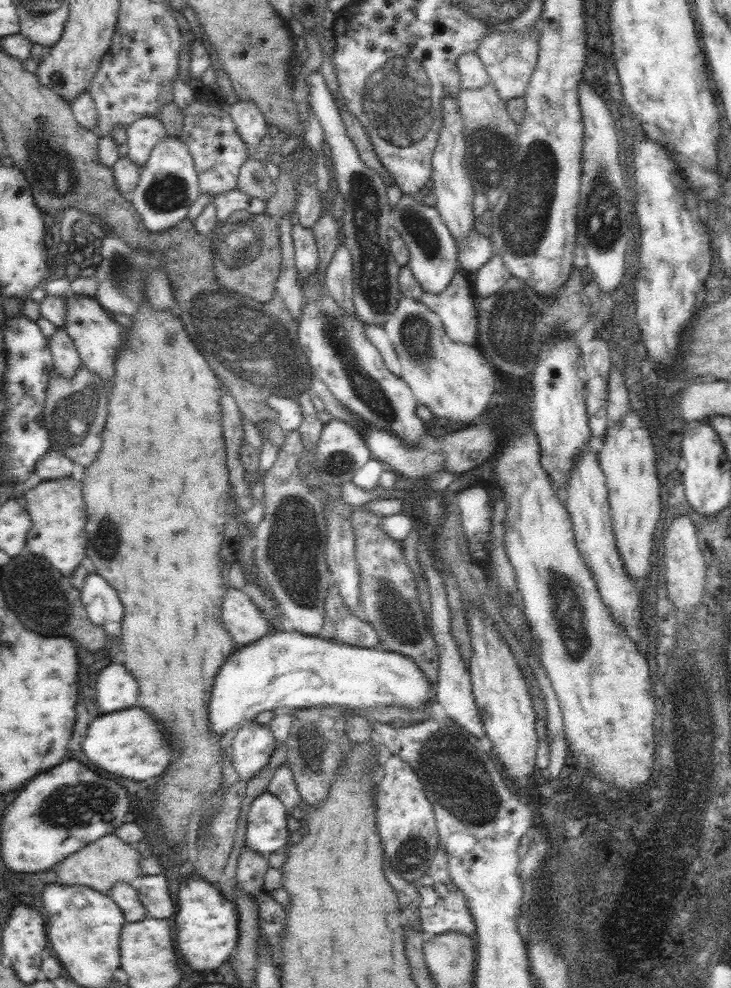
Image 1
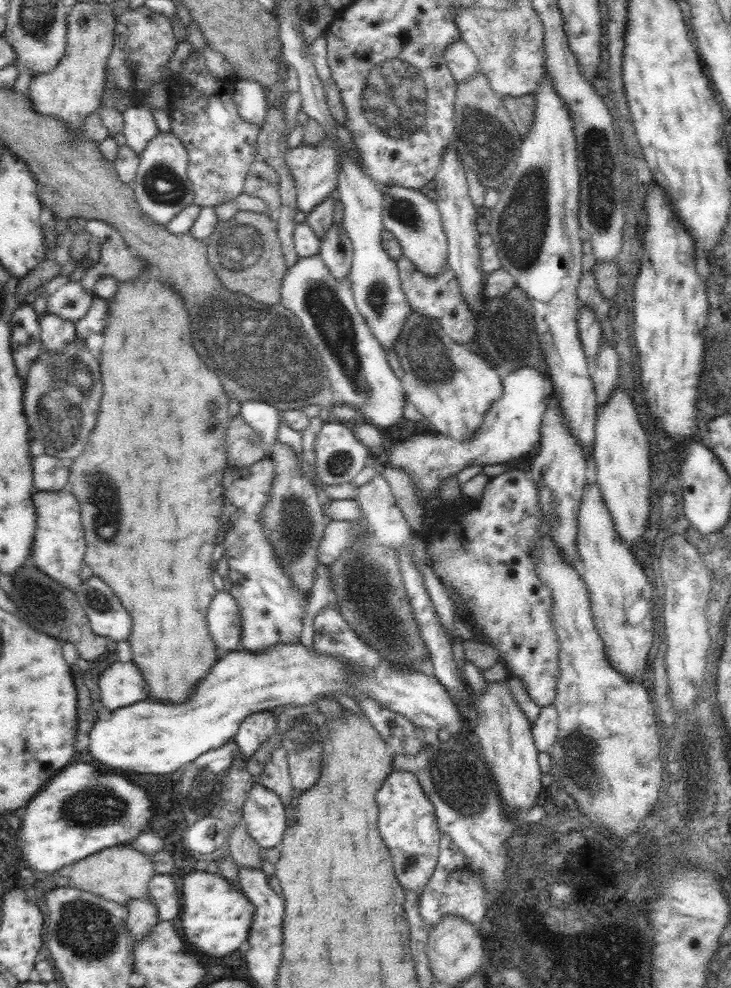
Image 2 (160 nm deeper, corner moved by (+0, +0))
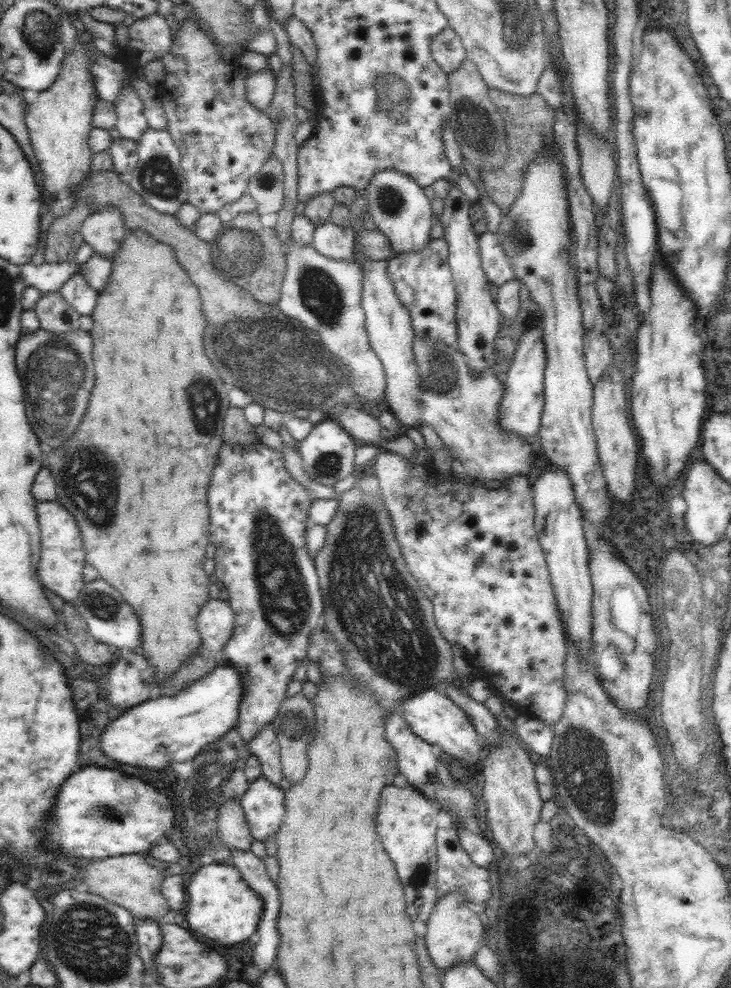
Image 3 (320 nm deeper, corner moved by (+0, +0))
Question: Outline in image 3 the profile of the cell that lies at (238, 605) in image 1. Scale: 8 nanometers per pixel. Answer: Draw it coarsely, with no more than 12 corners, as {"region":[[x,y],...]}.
{"region":[[210,599],[197,621],[203,645],[222,652],[234,632],[229,602]]}

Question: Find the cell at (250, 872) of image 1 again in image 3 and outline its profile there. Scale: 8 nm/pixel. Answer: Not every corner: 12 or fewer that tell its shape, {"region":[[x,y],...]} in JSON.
{"region":[[241,801],[219,808],[216,833],[231,850],[253,836]]}

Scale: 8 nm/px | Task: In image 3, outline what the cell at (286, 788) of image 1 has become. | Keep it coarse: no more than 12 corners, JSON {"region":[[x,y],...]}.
{"region":[[270,722],[247,744],[262,776],[284,776],[276,728]]}

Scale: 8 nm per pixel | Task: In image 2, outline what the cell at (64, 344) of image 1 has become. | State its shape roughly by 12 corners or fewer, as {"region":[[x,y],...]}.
{"region":[[47,310],[42,349],[60,353],[77,339],[75,323]]}

